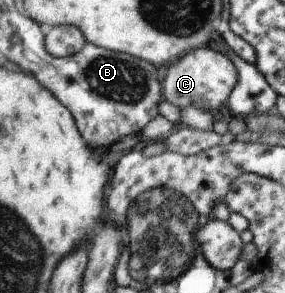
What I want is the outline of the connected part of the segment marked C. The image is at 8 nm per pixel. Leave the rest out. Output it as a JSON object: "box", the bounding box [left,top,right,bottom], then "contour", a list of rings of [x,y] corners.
{"box":[161,47,238,111],"contour":[[[199,47],[183,58],[177,59],[177,63],[164,66],[162,70],[161,84],[165,101],[179,109],[183,107],[195,107],[205,111],[215,109],[217,105],[223,103],[225,97],[229,97],[238,82],[235,65],[216,47]]]}

